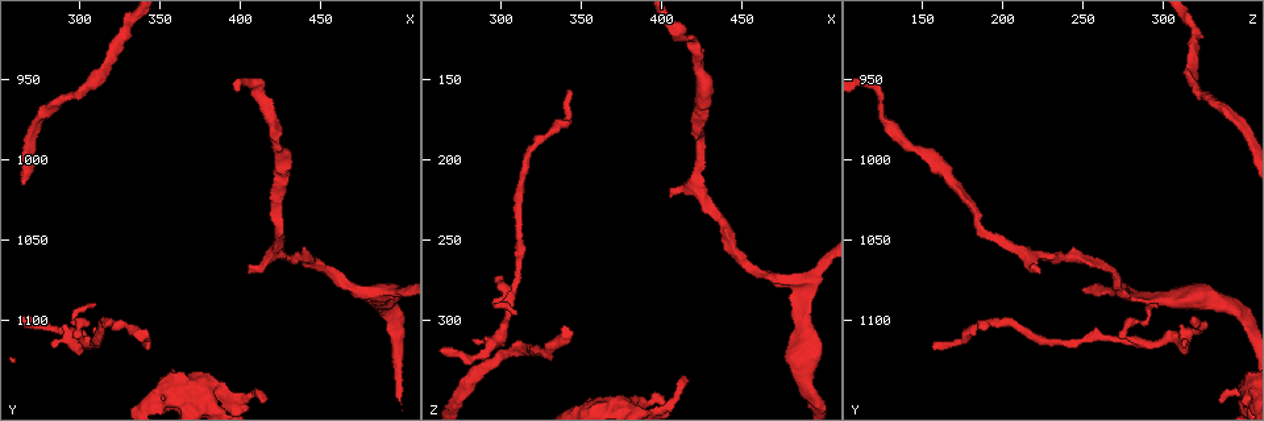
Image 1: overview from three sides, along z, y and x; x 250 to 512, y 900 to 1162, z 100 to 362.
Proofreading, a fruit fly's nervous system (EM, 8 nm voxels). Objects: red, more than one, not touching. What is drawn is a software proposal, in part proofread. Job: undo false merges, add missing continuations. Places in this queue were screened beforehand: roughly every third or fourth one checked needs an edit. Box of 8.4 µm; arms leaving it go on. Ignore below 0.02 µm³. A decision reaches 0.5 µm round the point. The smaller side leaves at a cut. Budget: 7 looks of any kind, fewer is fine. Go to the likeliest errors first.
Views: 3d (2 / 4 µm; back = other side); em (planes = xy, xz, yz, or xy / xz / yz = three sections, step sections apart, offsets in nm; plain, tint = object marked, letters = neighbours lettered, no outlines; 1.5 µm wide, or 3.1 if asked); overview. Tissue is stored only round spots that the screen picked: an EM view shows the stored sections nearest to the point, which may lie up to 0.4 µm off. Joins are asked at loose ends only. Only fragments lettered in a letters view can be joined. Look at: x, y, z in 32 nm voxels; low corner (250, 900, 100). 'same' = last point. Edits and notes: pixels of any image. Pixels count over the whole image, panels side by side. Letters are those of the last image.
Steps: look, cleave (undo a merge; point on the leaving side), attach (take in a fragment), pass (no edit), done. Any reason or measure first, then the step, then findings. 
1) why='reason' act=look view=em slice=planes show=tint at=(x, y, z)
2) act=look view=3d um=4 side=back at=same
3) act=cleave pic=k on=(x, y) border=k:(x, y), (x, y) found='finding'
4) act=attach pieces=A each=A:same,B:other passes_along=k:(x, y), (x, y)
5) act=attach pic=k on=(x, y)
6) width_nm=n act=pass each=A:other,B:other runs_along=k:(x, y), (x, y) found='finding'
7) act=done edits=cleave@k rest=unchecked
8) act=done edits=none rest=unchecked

why='an open end' act=look view=em slice=planes show=letters at=(280, 1116, 310)

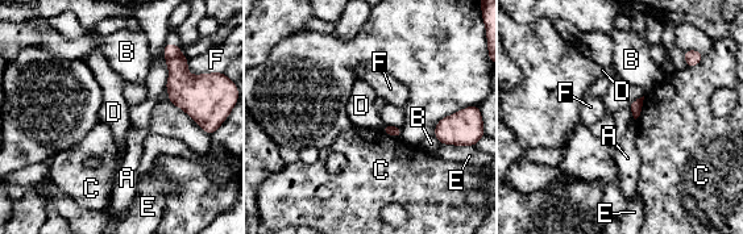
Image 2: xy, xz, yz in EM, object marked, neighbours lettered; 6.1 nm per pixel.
act=pass each=A:other,B:other,C:other,D:other,E:other,F:other border=2:(384, 124), (380, 129) found='no lettered fragment goes on from it'

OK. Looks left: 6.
why='free end' act=look view=3d um=4 at=(406, 1070, 220)

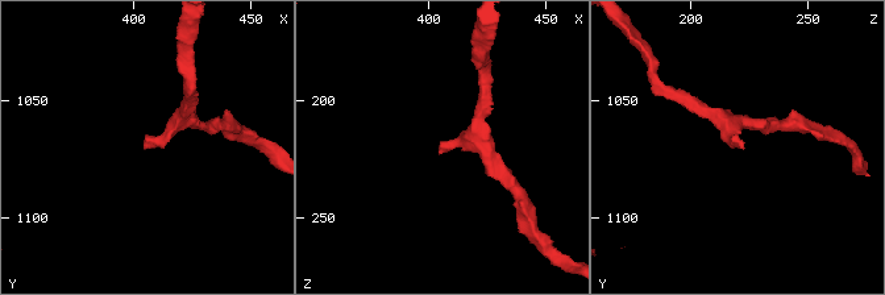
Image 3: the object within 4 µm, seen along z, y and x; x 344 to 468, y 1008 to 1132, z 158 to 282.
why='now the EM' act=look view=em slice=yz step=4 show=tint at=(405, 1070, 222)

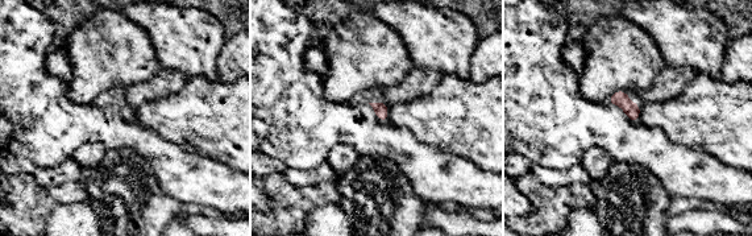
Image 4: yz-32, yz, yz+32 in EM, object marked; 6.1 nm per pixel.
why='another direction' act=look view=em slice=planes show=letters at=same

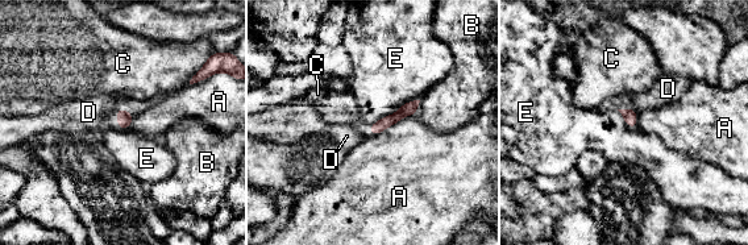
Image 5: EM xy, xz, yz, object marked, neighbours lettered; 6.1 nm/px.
act=pass each=A:other,B:other,C:other,D:other,E:other found='no lettered fragment goes on from it'

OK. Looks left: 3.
why='calibre changes' act=look view=em slice=yz step=4 show=letters at=(422, 966, 126)

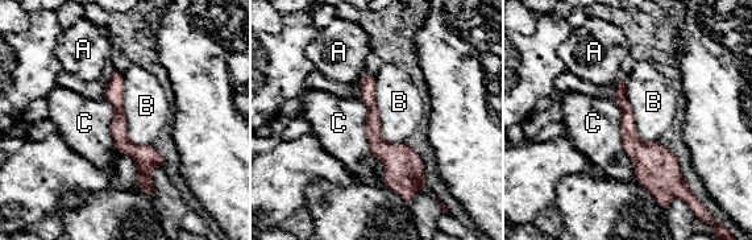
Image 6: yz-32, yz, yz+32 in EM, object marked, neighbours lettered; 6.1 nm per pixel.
why='another direction' act=look view=em slice=planes show=letters at=same

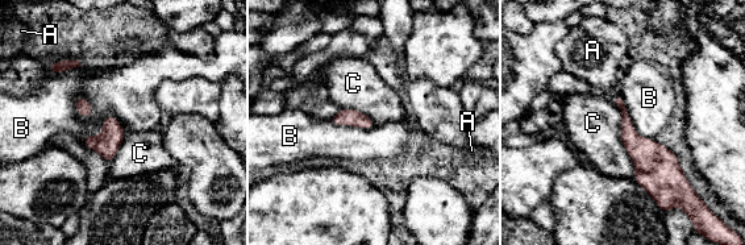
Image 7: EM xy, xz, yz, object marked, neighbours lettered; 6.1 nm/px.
width_nm=60 act=pass each=A:other,B:other,C:other border=7:(123, 127), (109, 115), (82, 138) found='one cell here'

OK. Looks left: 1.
act=done edits=none rest=unchecked

